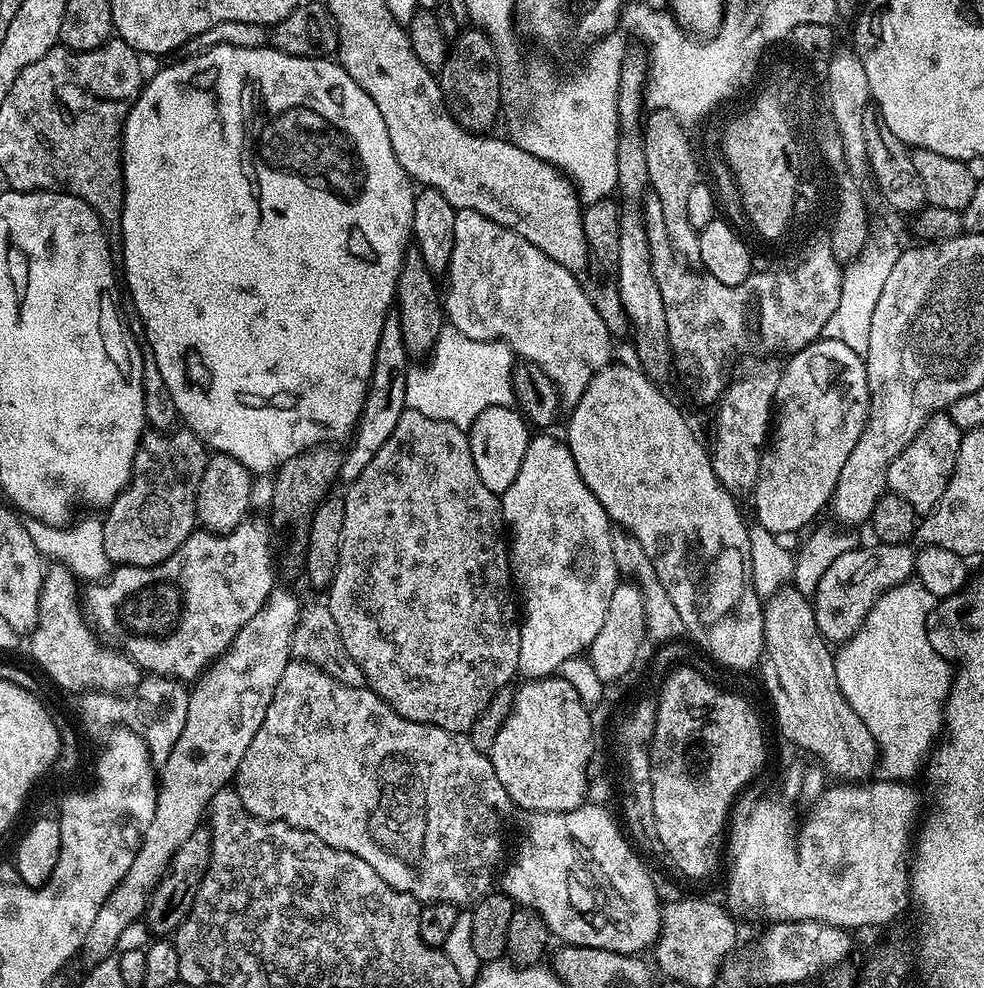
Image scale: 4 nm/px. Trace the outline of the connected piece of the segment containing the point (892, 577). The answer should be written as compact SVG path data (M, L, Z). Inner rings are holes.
M876 542L873 545L873 548L857 546L835 558L818 582L814 595L816 626L821 636L833 645L840 646L851 640L864 624L866 614L870 614L874 602L878 602L878 598L886 594L886 590L898 586L916 571L916 552L911 543Z

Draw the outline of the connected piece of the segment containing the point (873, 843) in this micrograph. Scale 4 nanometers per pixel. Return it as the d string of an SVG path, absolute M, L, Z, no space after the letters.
M881 780L869 784L836 784L828 789L812 806L805 822L804 832L798 833L793 812L787 803L776 800L760 800L734 826L728 848L732 851L732 865L728 868L728 900L726 904L733 913L760 911L765 921L779 922L781 920L813 920L829 924L835 928L853 930L852 928L876 928L879 924L888 924L907 904L910 904L910 849L914 844L916 820L922 800L913 785L903 781Z

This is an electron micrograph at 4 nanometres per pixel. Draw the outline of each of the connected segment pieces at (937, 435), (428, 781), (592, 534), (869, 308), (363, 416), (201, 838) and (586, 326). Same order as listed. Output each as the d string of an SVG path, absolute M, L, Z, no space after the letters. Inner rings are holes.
M947 414L934 415L922 426L922 430L918 430L910 446L906 446L906 450L902 450L902 454L890 462L889 489L906 498L917 514L931 512L942 498L950 482L950 474L954 474L961 435L962 429Z
M299 658L289 660L286 670L282 670L282 678L278 678L274 698L266 710L266 718L262 718L258 734L254 734L250 746L246 746L246 754L242 754L242 762L236 771L234 791L238 798L242 798L244 808L252 816L259 820L281 820L284 824L301 828L322 838L322 842L330 846L346 849L350 854L362 858L362 862L374 866L378 878L382 878L400 892L410 894L420 901L421 905L446 902L457 906L472 906L493 891L492 879L495 876L497 879L498 869L501 867L500 859L504 856L504 823L507 822L508 815L514 812L512 799L506 794L506 786L498 782L498 774L494 774L491 759L478 751L465 733L442 730L433 724L410 722L399 716L371 688L346 686L330 678L330 674L326 674L318 666Z
M536 434L526 446L526 458L518 466L518 478L510 482L510 490L500 496L500 511L510 533L510 563L515 587L522 601L520 620L520 649L518 672L524 678L543 678L559 673L567 659L587 653L594 642L602 622L606 619L606 606L614 594L618 573L610 538L614 527L608 519L602 502L582 482L578 466L570 454L567 443L552 434Z
M884 228L881 232L873 231L869 235L864 248L858 253L855 260L844 268L842 294L838 298L838 306L834 314L830 314L830 322L826 322L823 339L837 340L850 346L850 350L858 353L865 352L870 346L870 321L874 315L874 305L882 294L882 285L894 270L894 262L898 262L902 251L902 244L896 241L896 236L890 229Z
M389 314L384 320L382 334L378 338L378 350L374 350L372 381L368 384L368 396L364 400L364 408L360 411L360 422L354 433L356 445L349 452L345 451L340 461L341 481L351 482L356 480L358 474L362 474L362 470L366 470L366 466L370 466L370 458L374 458L374 454L378 454L378 450L382 450L382 442L386 442L386 438L390 438L390 434L394 434L394 426L398 426L398 418L402 418L404 409L408 407L406 402L406 378L410 367L408 356L410 356L410 349L402 338L399 315Z
M201 824L178 846L178 850L168 863L168 869L164 876L152 889L148 898L148 907L144 909L143 919L148 925L148 931L153 937L171 937L182 926L182 922L190 914L194 906L194 898L202 886L202 878L206 878L206 870L210 866L210 854L212 853L212 832L207 825Z
M459 210L454 218L454 254L446 273L448 289L442 292L446 320L466 338L503 340L521 361L541 368L552 379L561 401L573 406L586 394L590 378L613 359L614 337L598 314L595 303L584 293L577 273L566 270L538 246L526 242L514 230L498 226L474 210Z

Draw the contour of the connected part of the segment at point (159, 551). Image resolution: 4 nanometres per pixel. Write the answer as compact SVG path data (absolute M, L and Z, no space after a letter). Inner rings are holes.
M180 426L175 430L148 430L140 437L140 445L134 454L132 479L118 494L113 504L108 505L102 523L104 533L102 542L106 542L106 558L116 566L154 566L160 564L186 538L197 531L196 495L202 482L202 474L208 465L209 449L187 428Z

